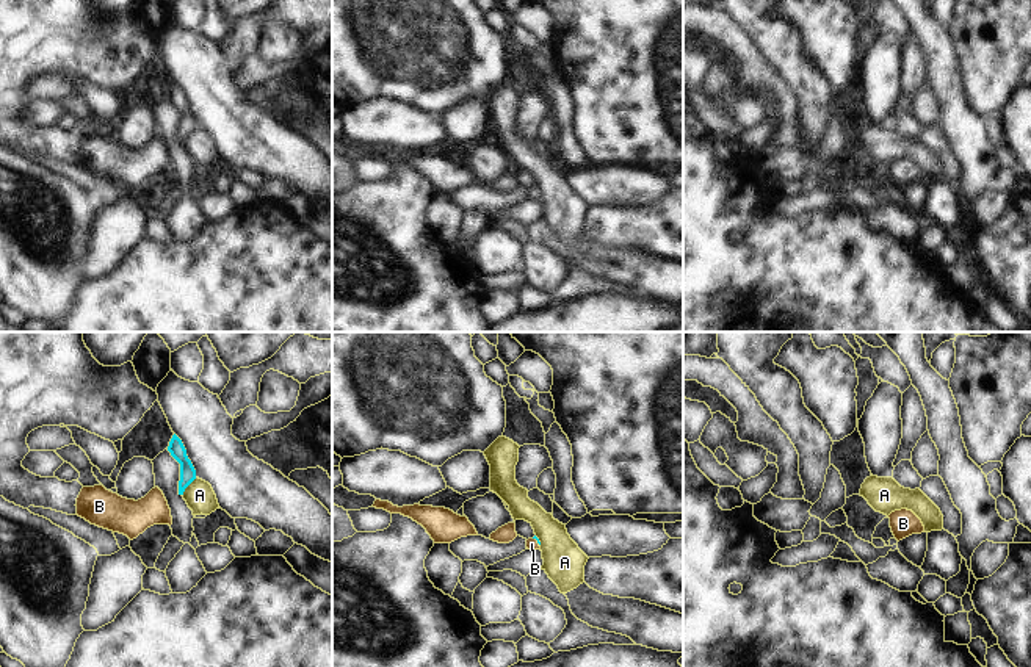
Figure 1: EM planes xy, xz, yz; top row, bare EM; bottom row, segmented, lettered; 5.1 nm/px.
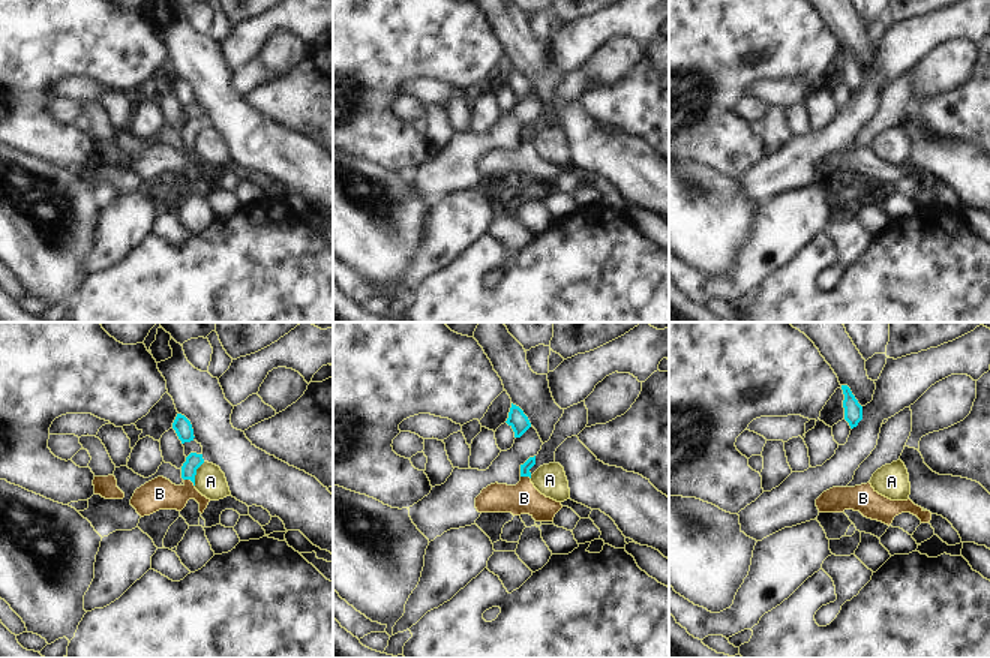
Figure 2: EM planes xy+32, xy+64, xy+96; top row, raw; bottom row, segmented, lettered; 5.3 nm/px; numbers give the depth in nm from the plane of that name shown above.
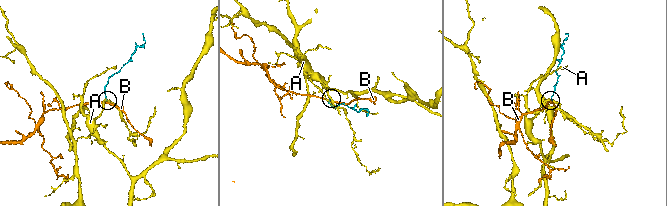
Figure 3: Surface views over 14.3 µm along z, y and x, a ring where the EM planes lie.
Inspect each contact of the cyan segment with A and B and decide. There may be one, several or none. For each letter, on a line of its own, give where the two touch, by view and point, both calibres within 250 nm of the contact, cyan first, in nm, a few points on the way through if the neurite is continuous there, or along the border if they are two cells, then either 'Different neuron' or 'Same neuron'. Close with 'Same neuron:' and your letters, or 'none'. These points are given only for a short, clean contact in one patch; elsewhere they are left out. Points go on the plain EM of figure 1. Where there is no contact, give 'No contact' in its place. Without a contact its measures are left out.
A: Touches cyan at xy (187, 135). Thickness 80 nm (cyan) against 150 nm. Boundary: xy (196, 127), (182, 144). Different neuron
B: Touches cyan at xz (536, 188). Thickness 20 nm (cyan) against 60 nm. Path across: xz (535, 185), (536, 188), (531, 193). Same neuron
Same neuron: B.

